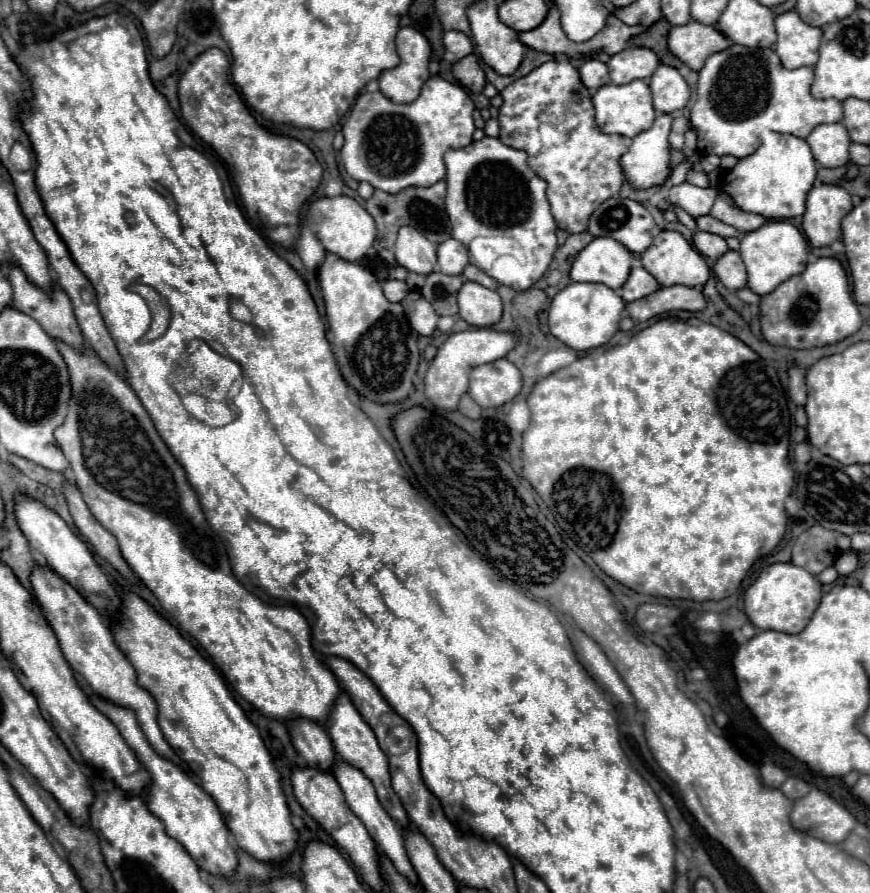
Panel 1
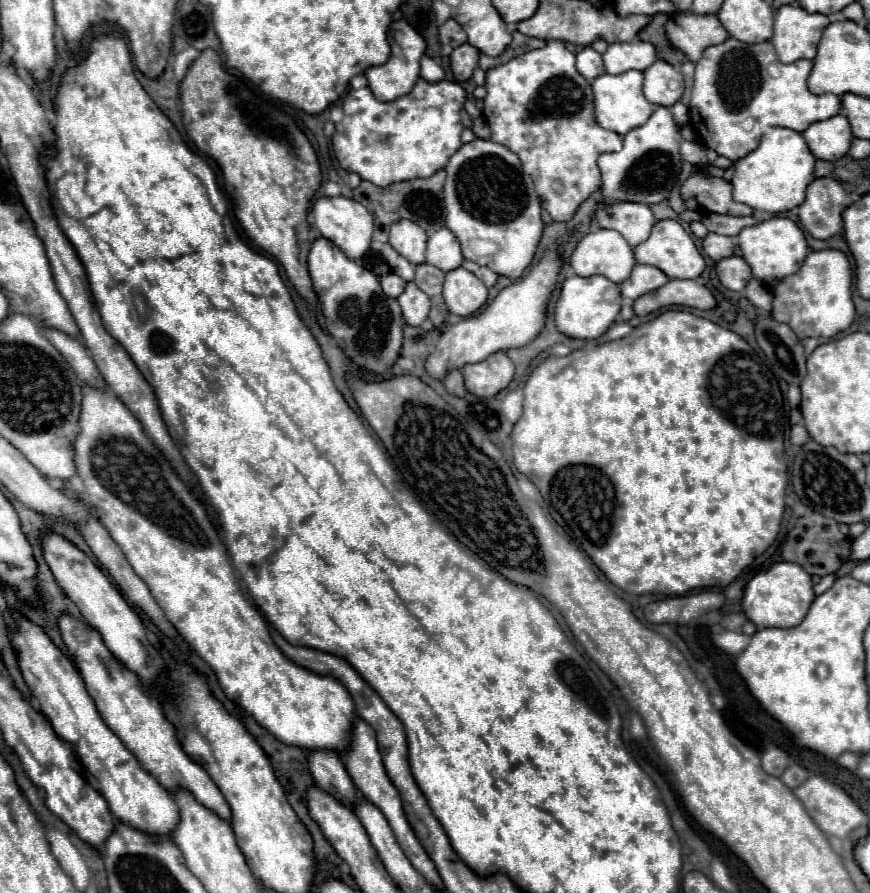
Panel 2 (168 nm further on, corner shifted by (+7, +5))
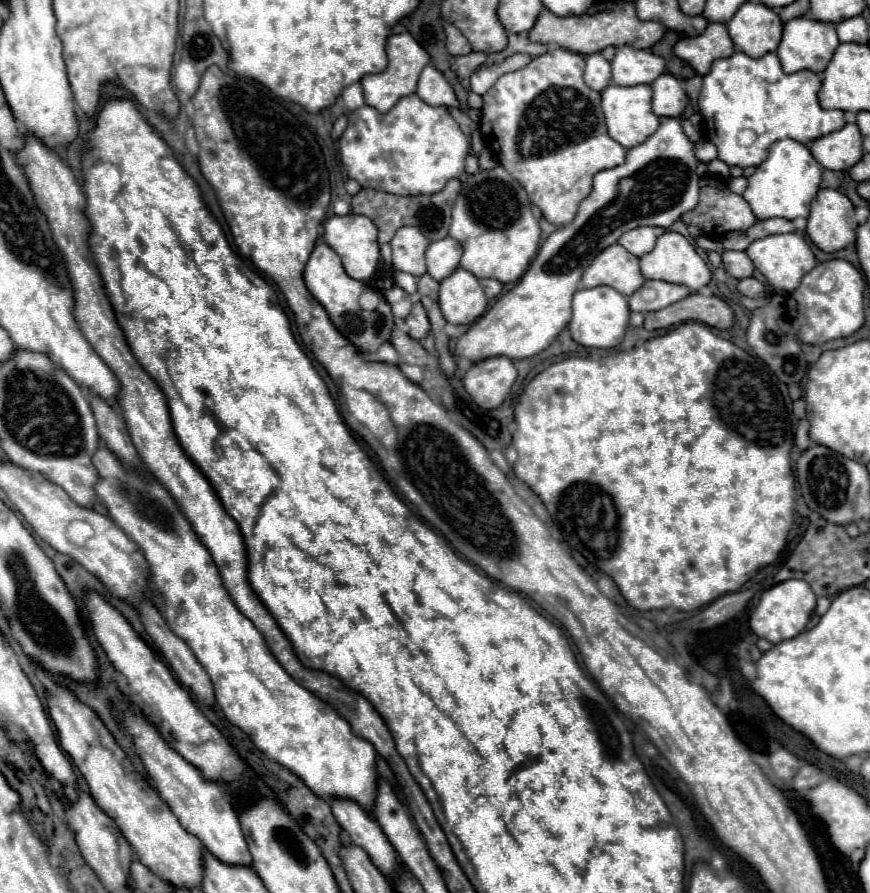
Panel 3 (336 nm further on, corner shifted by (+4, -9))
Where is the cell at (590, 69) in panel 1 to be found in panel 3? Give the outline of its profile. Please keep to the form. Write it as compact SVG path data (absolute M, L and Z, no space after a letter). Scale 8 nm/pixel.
M601 53L595 55L587 55L587 65L585 65L585 83L593 89L593 91L603 91L603 87L609 85L611 81L611 65L609 61L605 61L605 57Z

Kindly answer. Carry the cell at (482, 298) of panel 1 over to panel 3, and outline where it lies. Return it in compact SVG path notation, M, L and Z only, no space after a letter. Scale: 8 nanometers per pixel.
M461 267L441 281L439 305L443 317L455 325L471 325L487 309L487 297L479 279Z

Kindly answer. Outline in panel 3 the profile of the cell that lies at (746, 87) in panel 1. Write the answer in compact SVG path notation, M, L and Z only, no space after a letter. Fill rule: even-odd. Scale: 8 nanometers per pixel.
M741 51L727 59L717 59L711 71L703 77L703 87L699 95L699 113L703 117L705 137L717 147L719 159L729 167L737 165L741 169L753 165L753 157L761 163L767 157L771 143L779 139L795 139L803 145L829 135L845 127L843 111L821 109L817 93L821 79L813 71L783 73L781 63L775 53L767 53L753 59ZM743 131L753 131L757 137L753 143L741 143L737 137Z

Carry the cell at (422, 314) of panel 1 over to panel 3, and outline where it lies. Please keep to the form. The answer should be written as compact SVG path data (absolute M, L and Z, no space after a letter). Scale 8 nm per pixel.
M421 303L413 305L411 313L405 317L405 325L409 329L409 337L413 337L413 339L423 339L429 333L431 323L429 323L427 313L425 313L425 309L423 309Z

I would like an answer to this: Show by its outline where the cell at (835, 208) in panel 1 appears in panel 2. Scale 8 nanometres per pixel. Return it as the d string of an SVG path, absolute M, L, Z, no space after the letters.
M814 179L808 185L806 201L800 205L800 223L816 239L830 239L842 231L842 211L850 205L844 187L832 179Z

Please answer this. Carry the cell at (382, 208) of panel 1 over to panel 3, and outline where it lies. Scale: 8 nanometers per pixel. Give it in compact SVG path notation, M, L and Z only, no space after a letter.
M451 179L445 189L441 189L439 193L433 195L417 195L417 197L399 197L399 195L391 195L391 193L383 193L383 191L371 191L371 189L361 189L355 197L353 197L353 213L357 215L365 215L369 217L377 229L379 229L379 243L389 243L395 235L397 229L405 227L405 225L413 225L417 227L429 241L439 241L447 237L447 223L451 221L451 207L447 213L447 203L453 203L459 195L459 187L461 181L459 179Z

